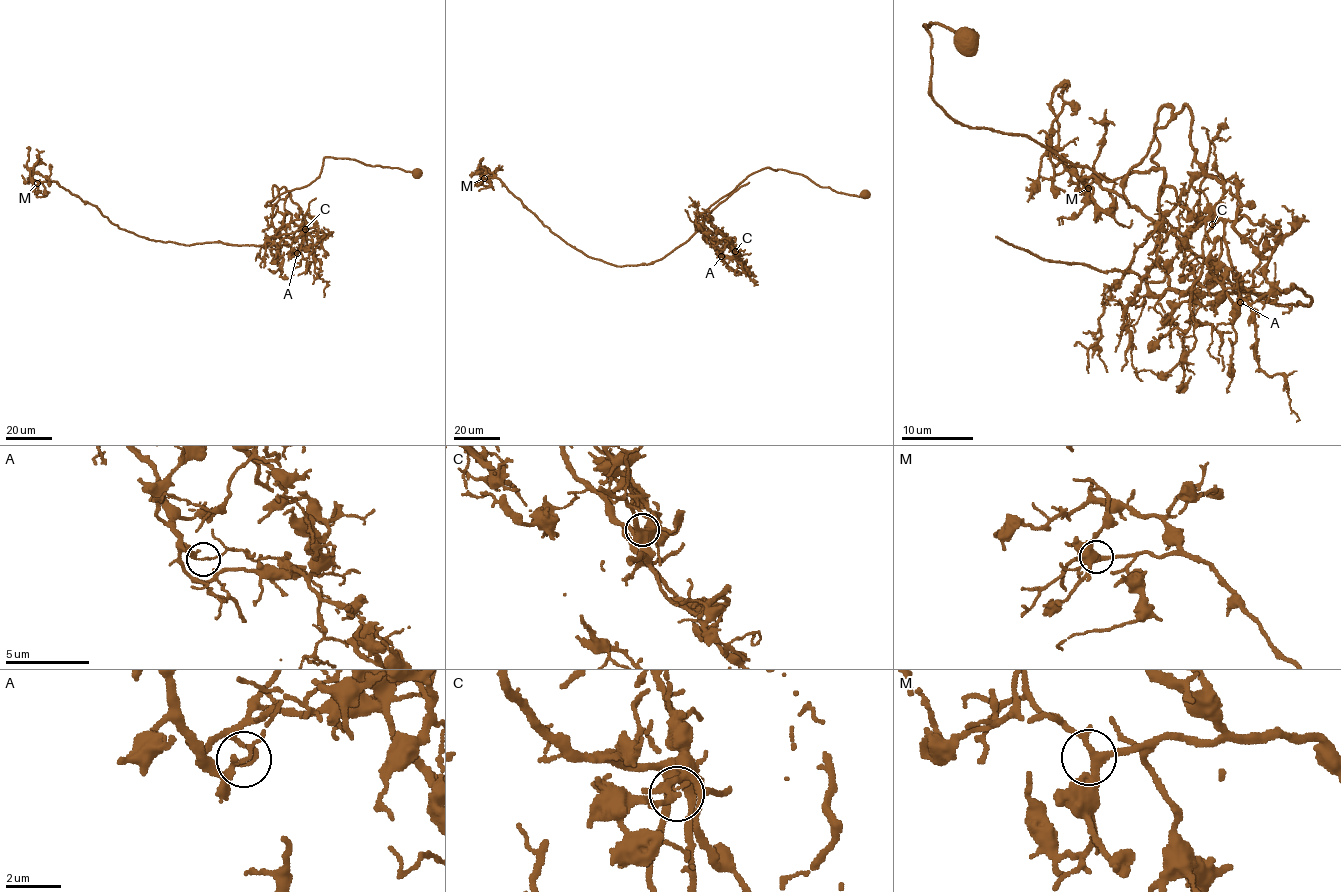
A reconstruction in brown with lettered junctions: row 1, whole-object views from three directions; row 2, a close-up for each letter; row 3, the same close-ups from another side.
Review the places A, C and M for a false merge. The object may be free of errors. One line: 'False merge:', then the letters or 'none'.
False merge: A

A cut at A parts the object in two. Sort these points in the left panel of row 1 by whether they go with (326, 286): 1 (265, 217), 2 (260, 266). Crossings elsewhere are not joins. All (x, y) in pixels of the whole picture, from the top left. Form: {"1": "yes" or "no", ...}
{"1": "no", "2": "yes"}

